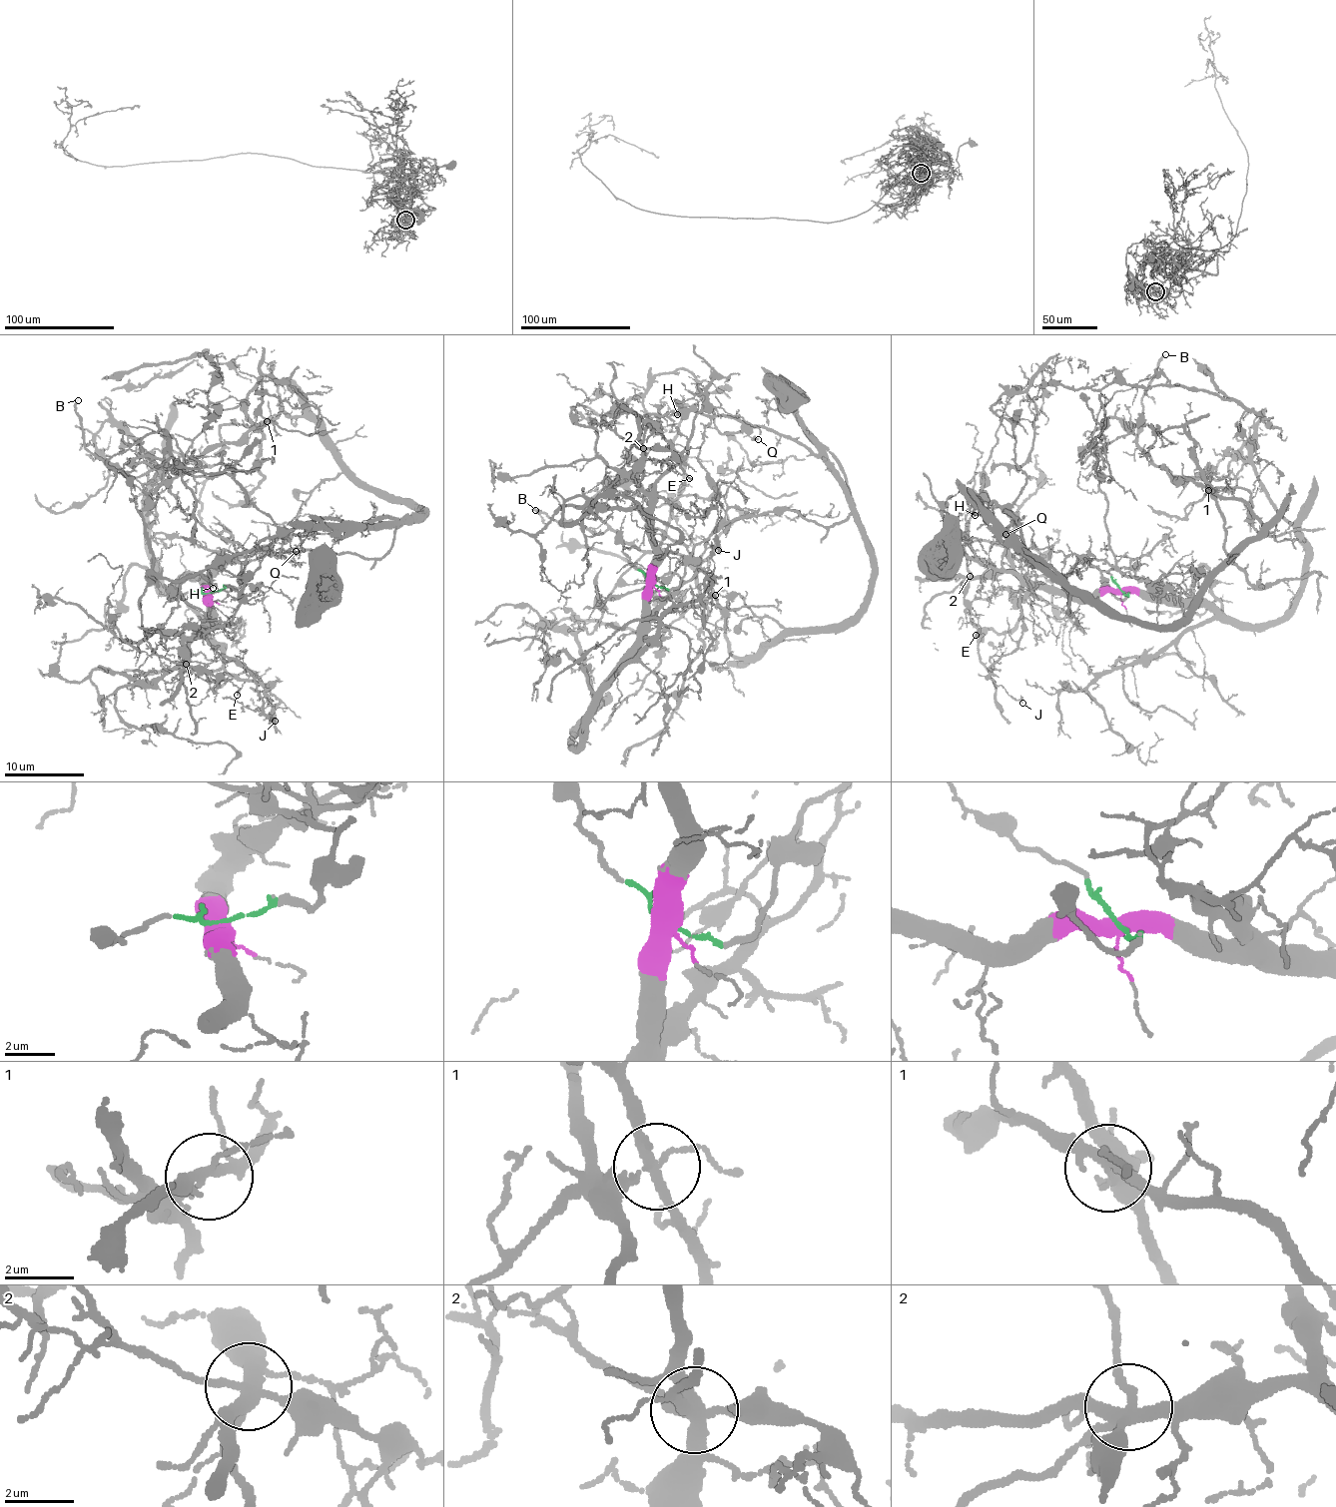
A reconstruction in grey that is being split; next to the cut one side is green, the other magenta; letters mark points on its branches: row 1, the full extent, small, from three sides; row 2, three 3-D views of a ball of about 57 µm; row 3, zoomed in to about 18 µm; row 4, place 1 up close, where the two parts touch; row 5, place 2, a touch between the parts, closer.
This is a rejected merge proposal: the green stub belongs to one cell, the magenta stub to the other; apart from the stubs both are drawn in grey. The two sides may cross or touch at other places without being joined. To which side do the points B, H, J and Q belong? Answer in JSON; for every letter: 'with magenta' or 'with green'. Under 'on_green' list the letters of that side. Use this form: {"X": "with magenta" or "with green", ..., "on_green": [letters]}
{"B": "with green", "H": "with green", "J": "with magenta", "Q": "with green", "on_green": ["B", "H", "Q"]}

